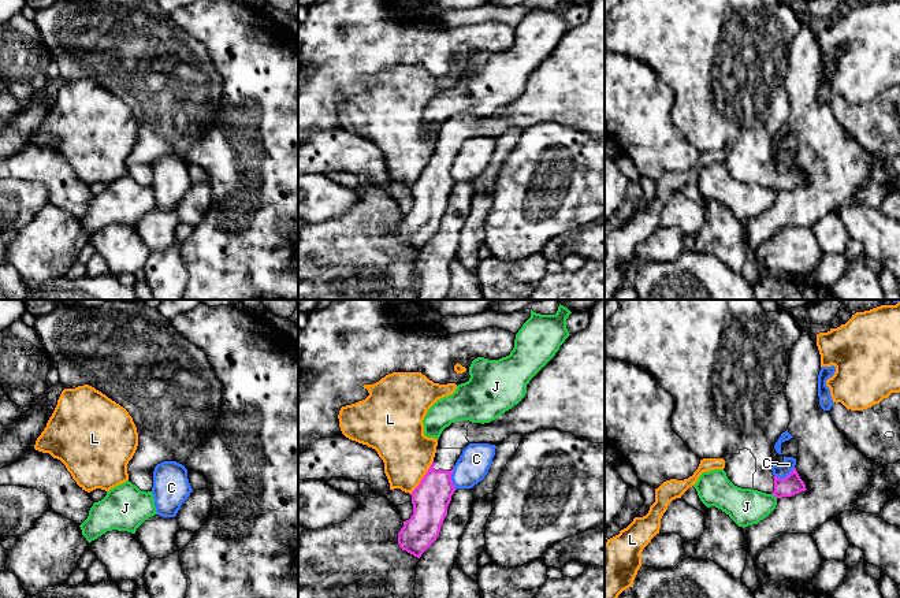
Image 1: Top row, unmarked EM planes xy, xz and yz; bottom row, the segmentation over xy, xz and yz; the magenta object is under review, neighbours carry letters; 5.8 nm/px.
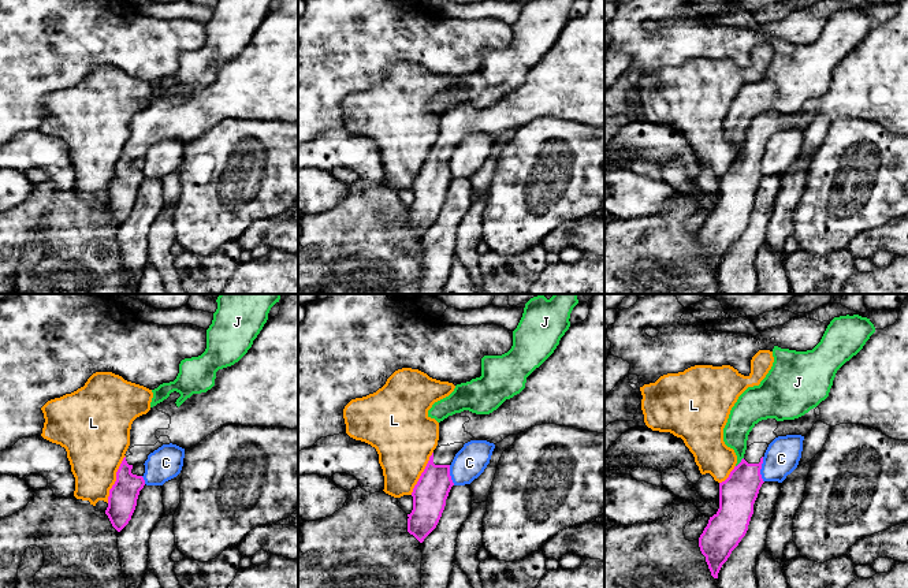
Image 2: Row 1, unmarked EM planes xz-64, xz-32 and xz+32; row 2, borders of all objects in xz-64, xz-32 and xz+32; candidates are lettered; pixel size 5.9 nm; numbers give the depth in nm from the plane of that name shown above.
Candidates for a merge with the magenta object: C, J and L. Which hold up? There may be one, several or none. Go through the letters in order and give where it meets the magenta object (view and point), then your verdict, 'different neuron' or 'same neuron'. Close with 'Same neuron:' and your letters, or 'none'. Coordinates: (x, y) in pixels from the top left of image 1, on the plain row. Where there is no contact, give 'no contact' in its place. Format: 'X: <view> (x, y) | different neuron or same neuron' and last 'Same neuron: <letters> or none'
C: xz (450, 171) | different neuron
J: yz (773, 188) | different neuron
L: xz (423, 171) | different neuron
Same neuron: none

